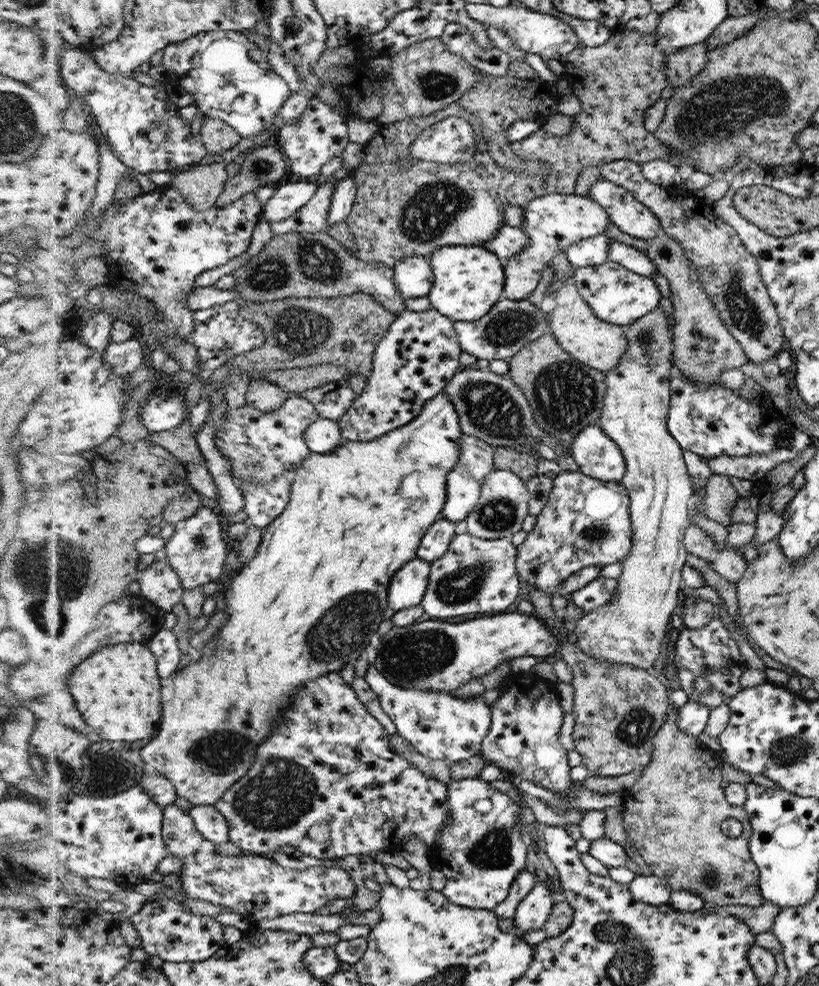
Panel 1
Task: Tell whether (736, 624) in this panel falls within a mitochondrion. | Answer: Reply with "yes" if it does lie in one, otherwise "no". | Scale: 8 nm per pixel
no

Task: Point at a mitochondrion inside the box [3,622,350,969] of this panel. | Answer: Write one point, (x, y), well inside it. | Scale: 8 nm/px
(277, 796)

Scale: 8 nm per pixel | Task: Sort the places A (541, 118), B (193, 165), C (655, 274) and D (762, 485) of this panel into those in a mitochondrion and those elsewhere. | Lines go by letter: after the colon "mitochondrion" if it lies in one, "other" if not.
A: other
B: other
C: other
D: other

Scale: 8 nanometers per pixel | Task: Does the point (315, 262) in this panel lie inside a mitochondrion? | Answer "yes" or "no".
yes

